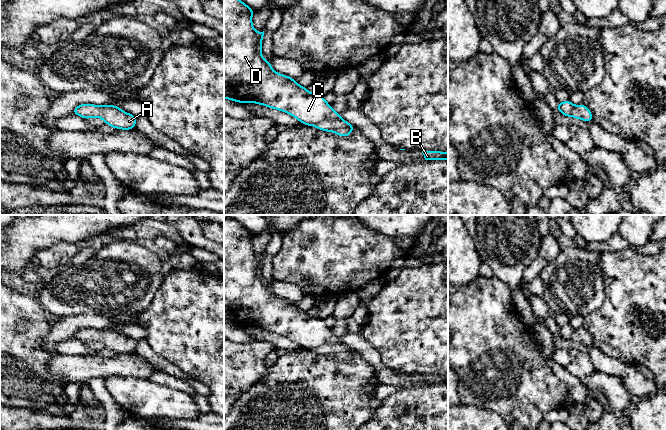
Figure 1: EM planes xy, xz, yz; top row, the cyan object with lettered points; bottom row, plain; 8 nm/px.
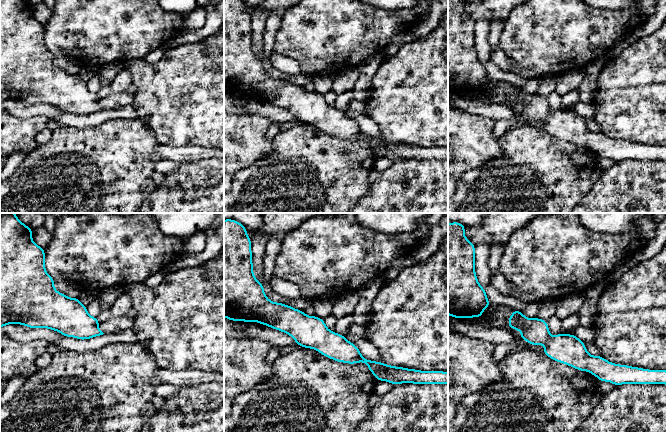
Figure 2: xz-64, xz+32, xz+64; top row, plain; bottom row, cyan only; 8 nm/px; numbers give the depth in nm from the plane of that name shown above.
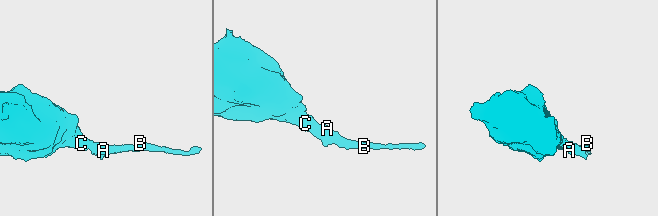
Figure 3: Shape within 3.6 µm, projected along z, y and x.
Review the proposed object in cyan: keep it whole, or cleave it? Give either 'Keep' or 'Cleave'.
Keep

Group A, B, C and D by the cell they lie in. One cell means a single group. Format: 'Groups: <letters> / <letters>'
Groups: A B C D

